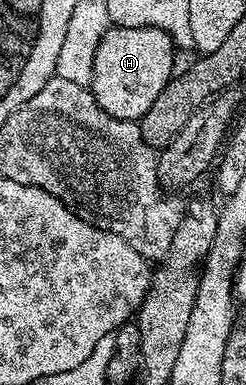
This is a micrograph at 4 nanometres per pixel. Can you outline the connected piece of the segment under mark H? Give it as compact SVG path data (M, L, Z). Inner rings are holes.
M112 25L105 37L101 37L101 45L97 45L97 53L93 57L90 88L97 105L118 119L142 119L145 113L149 113L149 105L157 101L161 89L165 89L171 80L176 52L175 42L161 29Z

